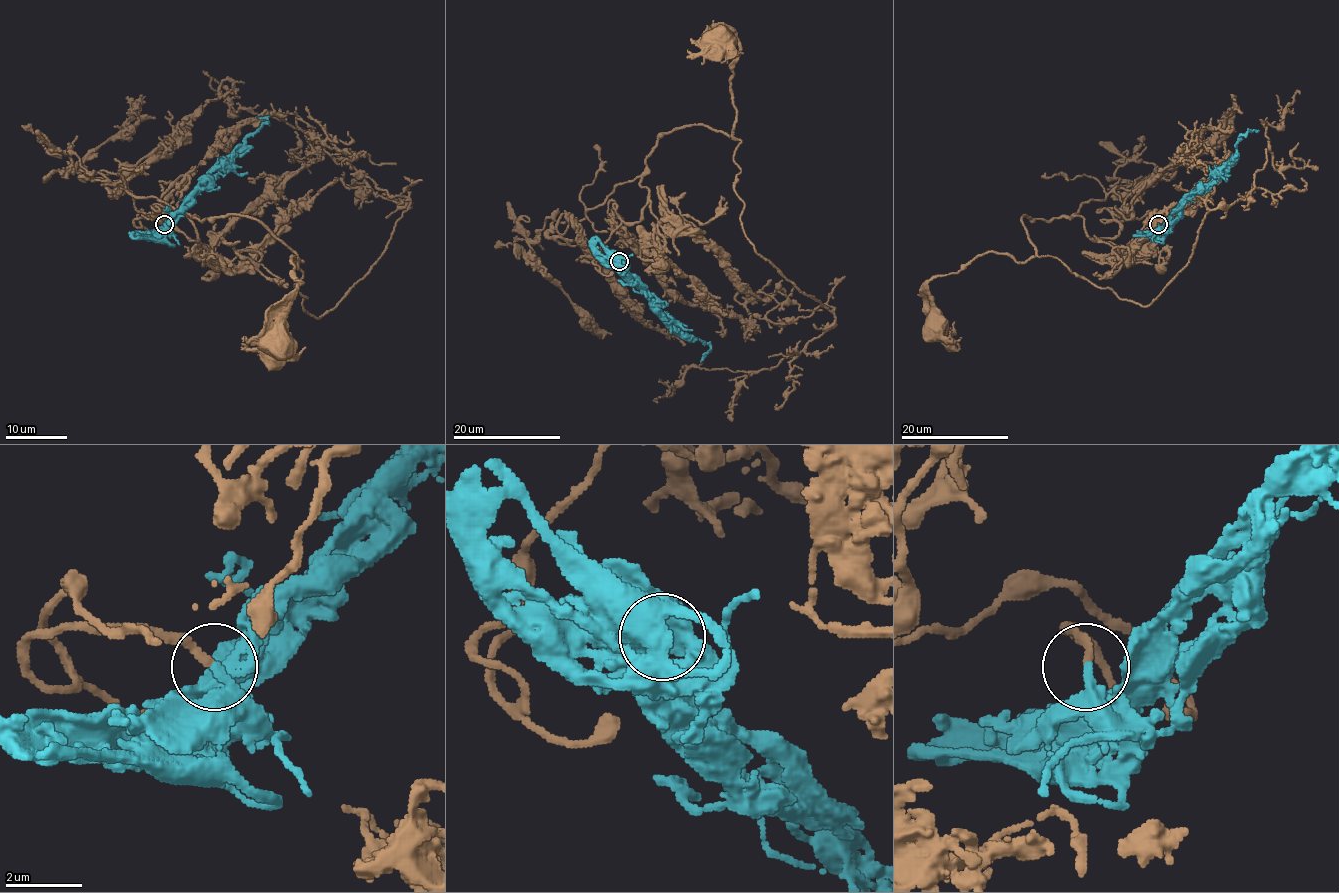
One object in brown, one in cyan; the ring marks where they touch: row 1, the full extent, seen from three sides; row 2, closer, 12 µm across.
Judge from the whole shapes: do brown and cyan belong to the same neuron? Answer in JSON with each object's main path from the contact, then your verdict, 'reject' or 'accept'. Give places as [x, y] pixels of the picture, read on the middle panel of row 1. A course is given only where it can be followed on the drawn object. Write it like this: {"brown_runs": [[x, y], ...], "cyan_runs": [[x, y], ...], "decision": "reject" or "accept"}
{"brown_runs": [[619, 260], [593, 262], [643, 216], [645, 157], [665, 133], [735, 139], [739, 40], [719, 36]], "cyan_runs": [[619, 260], [647, 296], [649, 306], [665, 322], [688, 339], [704, 341], [710, 346], [700, 362]], "decision": "accept"}

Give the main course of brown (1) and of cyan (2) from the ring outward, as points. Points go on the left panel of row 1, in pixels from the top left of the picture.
1: (163, 224), (134, 219), (140, 211), (197, 240), (189, 214), (254, 217), (293, 253), (301, 283), (278, 343)
2: (163, 224), (166, 227), (185, 199), (217, 165), (267, 123), (264, 118), (257, 118)

